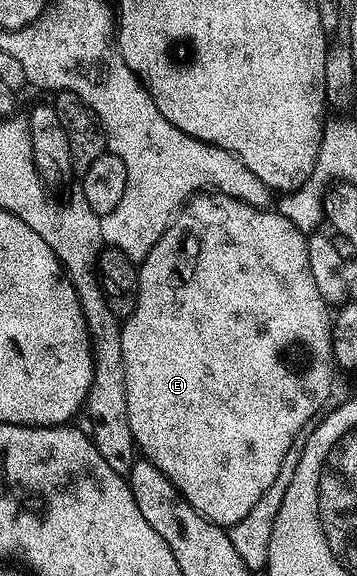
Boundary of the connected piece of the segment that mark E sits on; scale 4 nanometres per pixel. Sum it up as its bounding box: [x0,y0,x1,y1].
[122,192,336,528]

